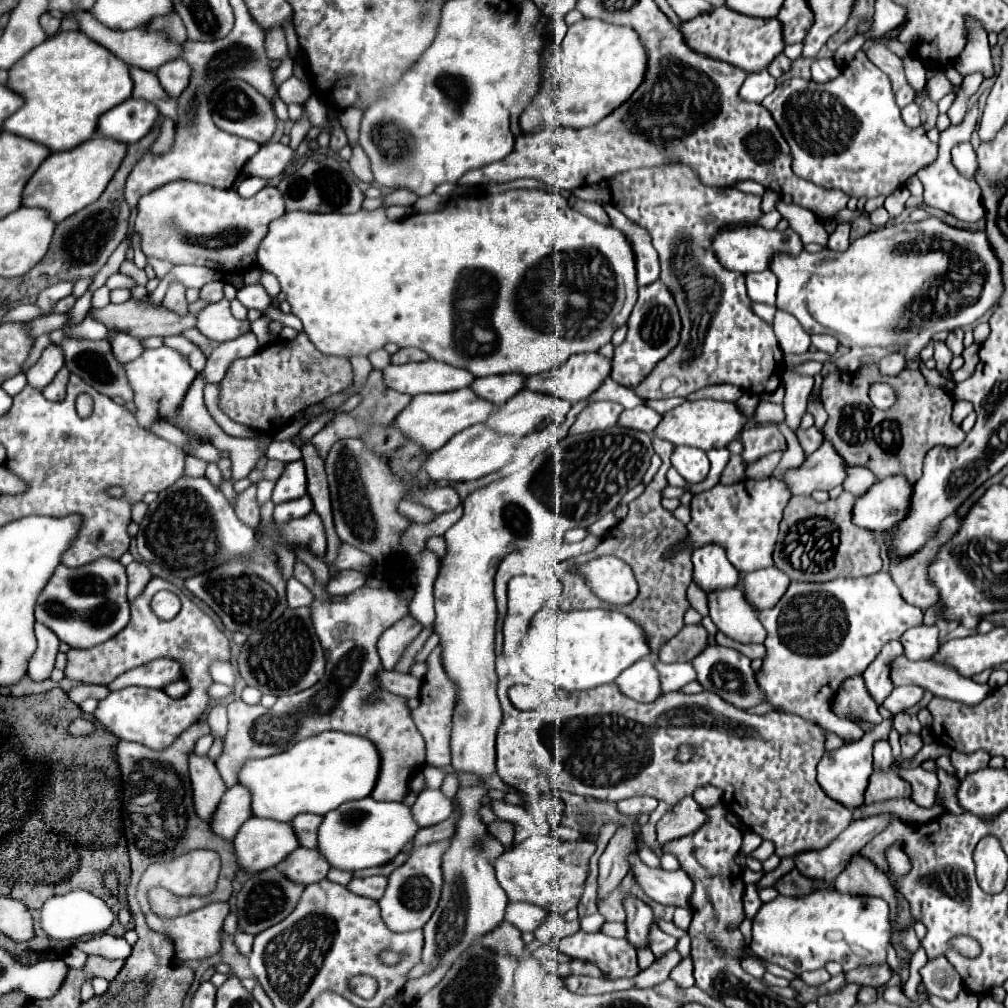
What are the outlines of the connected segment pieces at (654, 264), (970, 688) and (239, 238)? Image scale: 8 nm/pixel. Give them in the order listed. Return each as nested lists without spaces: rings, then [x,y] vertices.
[[[606,204],[604,208],[606,208],[606,214],[612,220],[612,226],[622,230],[634,246],[638,284],[648,286],[650,282],[656,282],[660,278],[660,260],[658,260],[658,254],[656,254],[656,250],[650,242],[650,236],[646,236],[646,232],[640,226],[632,226],[632,222],[624,214],[620,214],[616,210],[616,206]]]
[[[898,656],[890,662],[890,680],[894,686],[902,686],[902,684],[916,684],[926,688],[928,692],[932,692],[934,696],[940,698],[950,698],[956,702],[964,702],[964,704],[974,704],[980,702],[982,698],[986,698],[988,694],[988,684],[976,684],[974,680],[958,674],[956,668],[938,662],[938,660],[924,660],[924,662],[910,662],[906,656]]]
[[[174,180],[152,192],[144,194],[138,202],[136,216],[136,232],[140,236],[140,250],[150,258],[168,260],[172,264],[196,264],[206,266],[210,270],[220,270],[231,274],[244,274],[256,266],[254,254],[258,250],[260,240],[268,234],[268,224],[274,218],[284,214],[284,198],[278,194],[274,186],[262,188],[252,198],[242,198],[234,188],[220,190],[208,184],[190,182],[190,180]]]

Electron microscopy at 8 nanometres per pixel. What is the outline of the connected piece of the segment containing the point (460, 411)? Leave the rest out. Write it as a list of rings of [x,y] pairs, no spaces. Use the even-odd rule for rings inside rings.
[[[470,388],[442,392],[442,394],[420,394],[420,396],[412,398],[410,406],[406,406],[406,410],[402,410],[402,414],[398,414],[396,426],[410,440],[418,442],[428,452],[434,452],[434,450],[442,448],[454,434],[462,432],[464,428],[486,422],[488,416],[492,412],[496,412],[496,408],[498,408],[496,404],[478,398]]]

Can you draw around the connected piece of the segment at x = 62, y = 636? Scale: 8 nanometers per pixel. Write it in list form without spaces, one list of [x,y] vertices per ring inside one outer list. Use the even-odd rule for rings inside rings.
[[[98,558],[98,562],[80,568],[58,566],[38,598],[36,620],[48,626],[60,642],[72,648],[94,648],[96,644],[114,638],[130,620],[126,568],[112,558]]]

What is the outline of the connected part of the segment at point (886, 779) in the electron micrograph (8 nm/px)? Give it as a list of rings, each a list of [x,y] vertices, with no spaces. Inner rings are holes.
[[[890,770],[890,774],[874,772],[870,776],[870,784],[866,788],[866,804],[884,802],[892,798],[910,798],[910,796],[912,796],[910,784],[898,778],[896,771]]]

